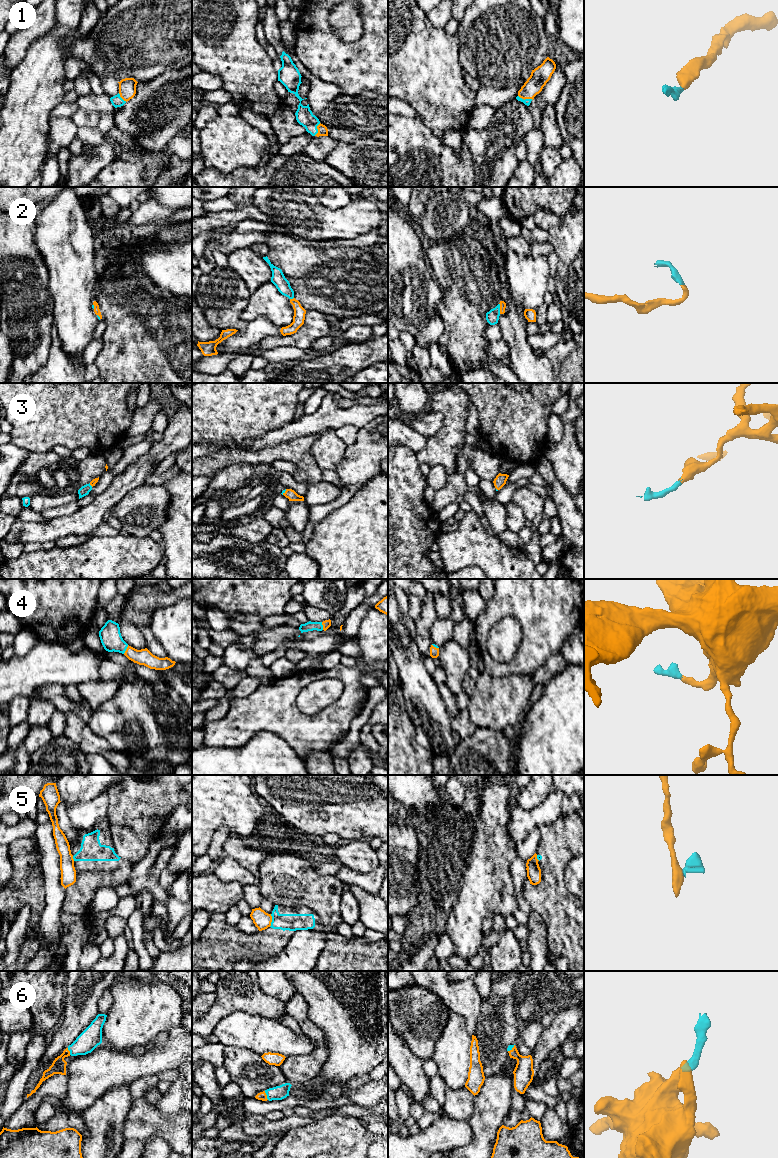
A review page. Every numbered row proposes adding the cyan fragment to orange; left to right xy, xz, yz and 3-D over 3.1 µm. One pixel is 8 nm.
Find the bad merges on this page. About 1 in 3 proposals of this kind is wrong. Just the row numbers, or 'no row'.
5

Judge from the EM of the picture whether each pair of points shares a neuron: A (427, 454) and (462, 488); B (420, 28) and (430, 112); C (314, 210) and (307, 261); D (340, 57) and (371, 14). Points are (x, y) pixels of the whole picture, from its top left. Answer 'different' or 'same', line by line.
A: different
B: same
C: different
D: same

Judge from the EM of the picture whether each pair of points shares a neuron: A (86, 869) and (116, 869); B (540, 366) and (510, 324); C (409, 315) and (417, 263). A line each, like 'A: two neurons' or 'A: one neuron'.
A: one neuron
B: one neuron
C: one neuron

